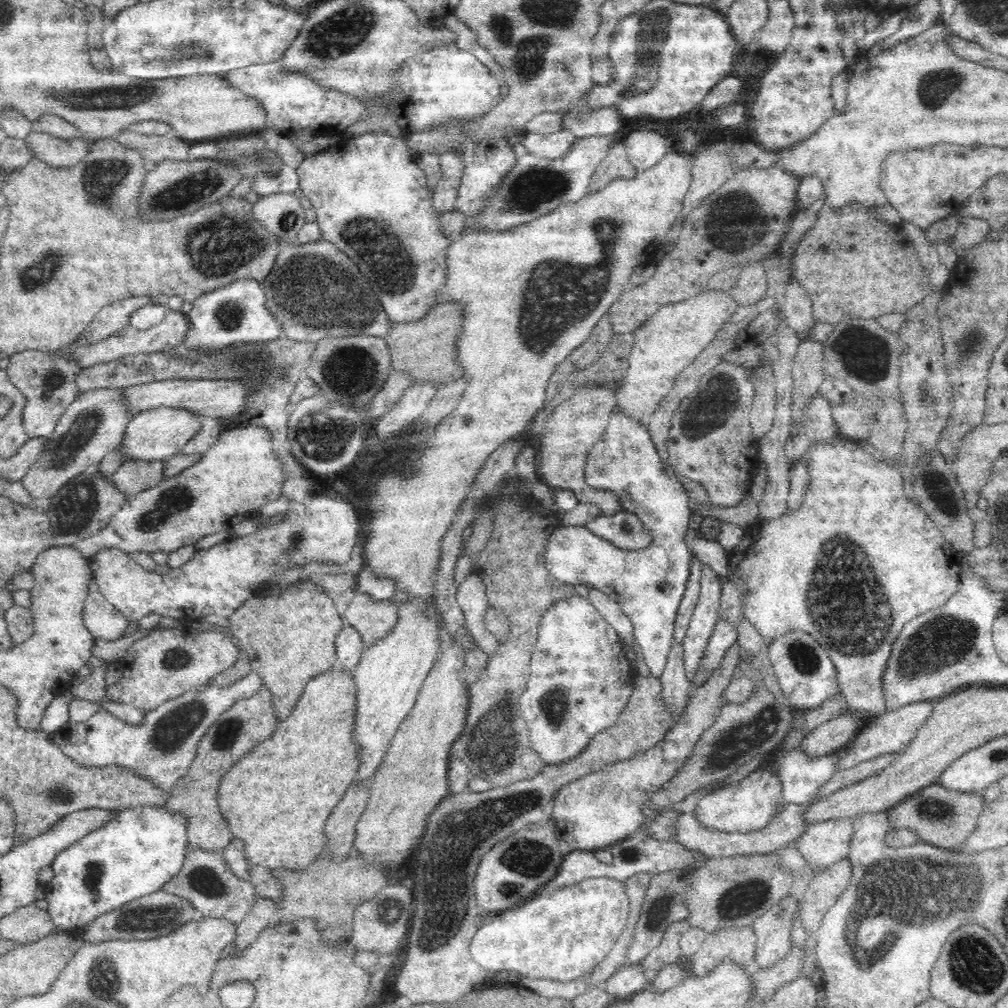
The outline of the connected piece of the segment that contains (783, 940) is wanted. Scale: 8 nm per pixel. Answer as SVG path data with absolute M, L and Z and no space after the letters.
M792 895L774 904L764 916L756 918L756 964L764 968L772 968L776 962L790 954L790 926L792 914L796 914L799 903L792 900Z

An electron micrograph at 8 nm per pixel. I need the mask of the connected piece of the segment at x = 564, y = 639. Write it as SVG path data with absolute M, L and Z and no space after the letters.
M578 594L556 602L542 616L530 670L532 678L519 699L519 710L529 730L532 749L545 763L552 765L580 757L596 734L615 726L628 705L635 684L619 634L600 616L589 599Z

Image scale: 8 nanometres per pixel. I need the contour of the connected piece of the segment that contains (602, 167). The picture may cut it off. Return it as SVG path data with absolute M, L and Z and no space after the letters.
M616 143L608 150L608 156L597 166L596 174L590 178L588 192L602 190L604 186L608 186L618 178L634 178L636 172L628 159L625 144Z

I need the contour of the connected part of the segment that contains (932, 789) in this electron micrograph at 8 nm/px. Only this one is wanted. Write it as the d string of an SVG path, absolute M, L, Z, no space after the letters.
M934 782L894 805L886 813L890 829L912 829L922 842L930 842L932 846L948 849L962 844L968 835L976 830L979 814L986 806L982 792L960 793Z

